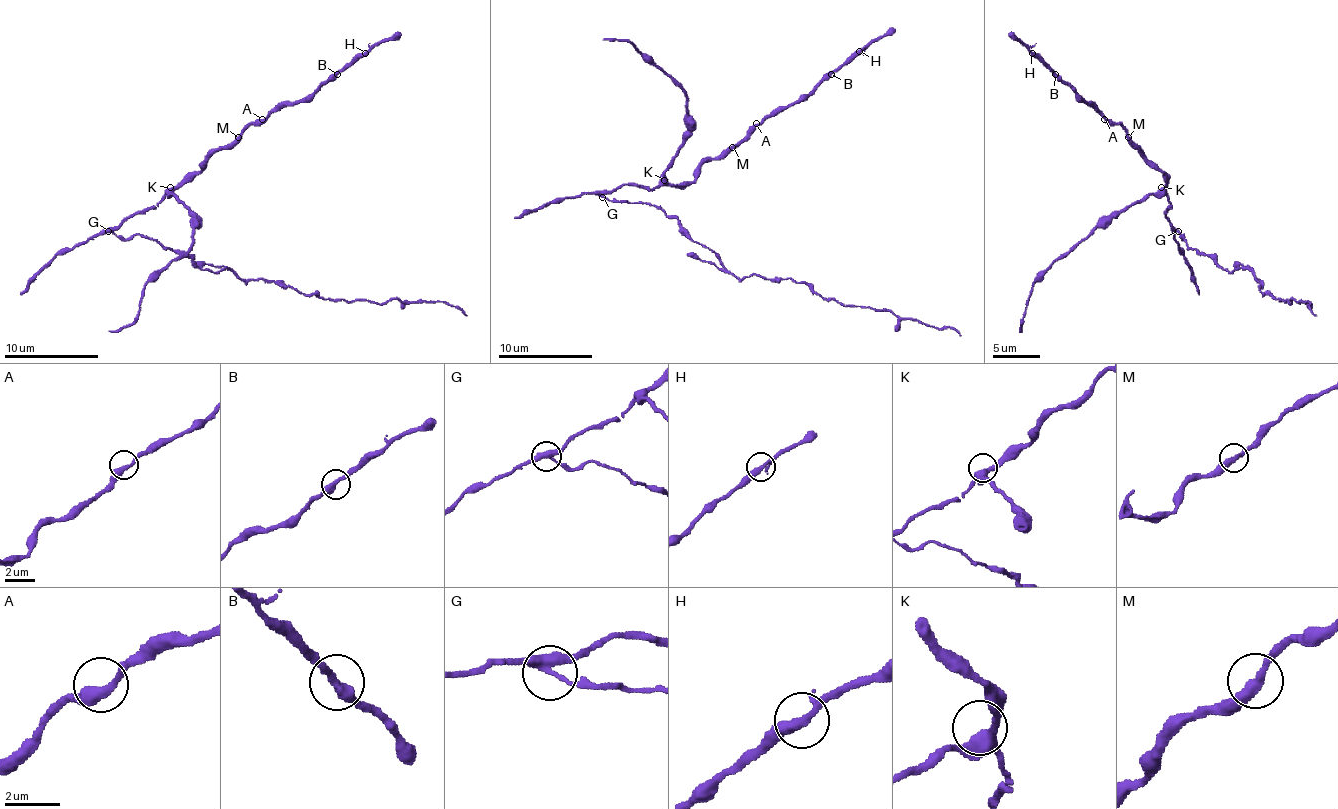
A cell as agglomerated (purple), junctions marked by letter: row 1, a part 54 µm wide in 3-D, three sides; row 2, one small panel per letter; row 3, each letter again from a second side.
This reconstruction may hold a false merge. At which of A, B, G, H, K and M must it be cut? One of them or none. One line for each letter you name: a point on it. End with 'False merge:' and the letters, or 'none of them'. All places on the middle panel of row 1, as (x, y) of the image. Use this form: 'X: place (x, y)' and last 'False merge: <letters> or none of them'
G: place (602, 197)
False merge: G

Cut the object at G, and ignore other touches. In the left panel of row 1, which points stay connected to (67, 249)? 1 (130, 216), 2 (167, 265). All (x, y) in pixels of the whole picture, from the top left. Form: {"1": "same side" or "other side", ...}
{"1": "same side", "2": "same side"}

